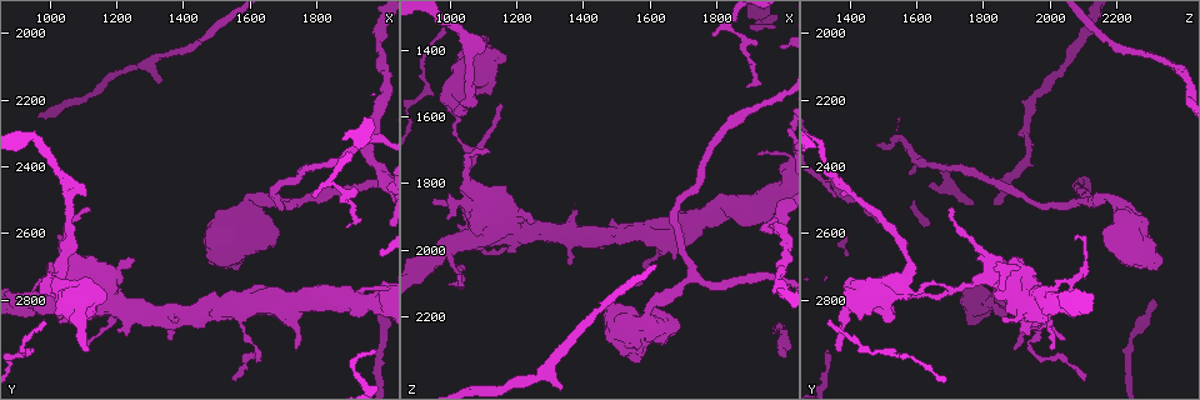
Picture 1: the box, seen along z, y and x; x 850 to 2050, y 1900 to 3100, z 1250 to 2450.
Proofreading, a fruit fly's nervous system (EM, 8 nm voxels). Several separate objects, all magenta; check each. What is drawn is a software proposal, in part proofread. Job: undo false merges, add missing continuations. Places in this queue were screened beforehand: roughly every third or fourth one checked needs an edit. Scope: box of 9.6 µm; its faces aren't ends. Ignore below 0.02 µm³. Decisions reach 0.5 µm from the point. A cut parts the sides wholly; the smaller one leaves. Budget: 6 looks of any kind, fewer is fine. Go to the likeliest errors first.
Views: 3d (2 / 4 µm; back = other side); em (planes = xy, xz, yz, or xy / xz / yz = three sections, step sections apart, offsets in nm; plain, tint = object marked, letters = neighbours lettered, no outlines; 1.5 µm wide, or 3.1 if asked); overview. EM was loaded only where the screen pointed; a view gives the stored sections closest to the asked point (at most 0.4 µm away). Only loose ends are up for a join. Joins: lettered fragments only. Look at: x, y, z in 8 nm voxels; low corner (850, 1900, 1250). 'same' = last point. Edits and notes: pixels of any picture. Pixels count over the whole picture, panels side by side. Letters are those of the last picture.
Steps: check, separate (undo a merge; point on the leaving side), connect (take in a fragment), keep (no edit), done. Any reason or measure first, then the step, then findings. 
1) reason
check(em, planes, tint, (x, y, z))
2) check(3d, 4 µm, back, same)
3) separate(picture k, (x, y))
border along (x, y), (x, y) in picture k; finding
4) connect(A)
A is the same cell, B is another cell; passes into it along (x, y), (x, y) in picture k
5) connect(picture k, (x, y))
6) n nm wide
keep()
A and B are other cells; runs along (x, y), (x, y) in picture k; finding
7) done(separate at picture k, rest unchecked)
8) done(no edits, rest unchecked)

branch stops here
check(em, planes, letters, (1110, 2950, 1370))

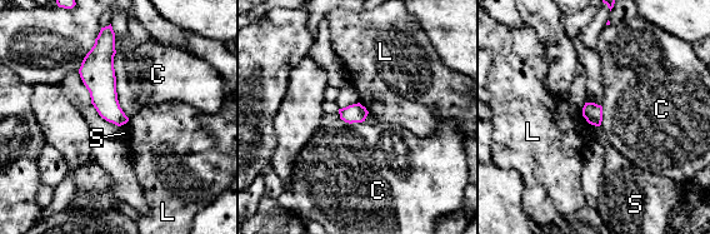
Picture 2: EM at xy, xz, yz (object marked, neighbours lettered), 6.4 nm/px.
keep()
C, L and S are other cells; border along (340, 118), (349, 123), (364, 122) in picture 2; none of them fits

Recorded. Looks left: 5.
free end
check(em, 3.1 µm, planes, letters, (1120, 2530, 1700))

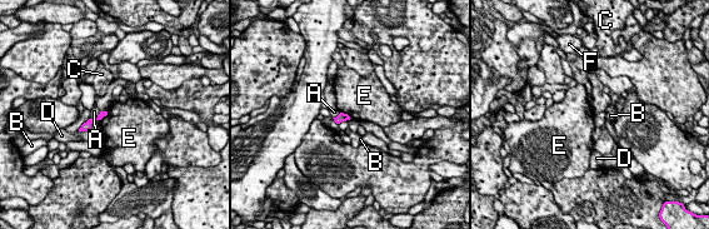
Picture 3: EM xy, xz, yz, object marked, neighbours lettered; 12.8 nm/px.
70 nm wide
keep()
A, B, C, D, E and F are other cells; border along (106, 114), (100, 120) in picture 3; none of them fits

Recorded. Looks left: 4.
three arms meet
check(em, xz, step 8, tint, (1730, 2500, 2080))

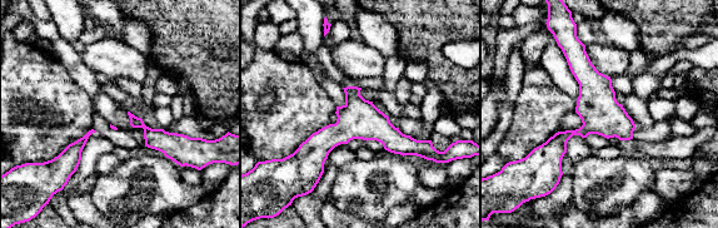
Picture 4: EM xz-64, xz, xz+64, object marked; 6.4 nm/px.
what lies round it
check(em, xz, step 8, letters, same)

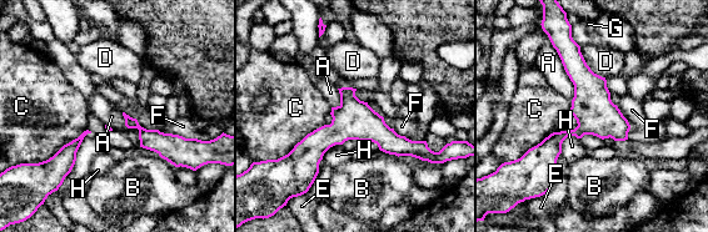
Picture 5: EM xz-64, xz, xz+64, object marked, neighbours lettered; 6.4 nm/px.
keep()
A, B, C, D, E, F, G and H are other cells; runs along (424, 147), (338, 131), (292, 156) in picture 5; one neuron here

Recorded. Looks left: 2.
done(no edits, rest unchecked)

